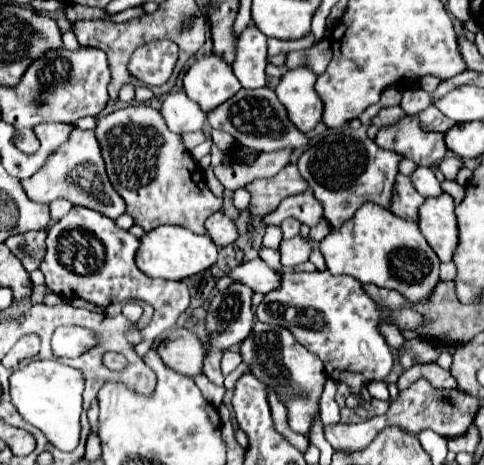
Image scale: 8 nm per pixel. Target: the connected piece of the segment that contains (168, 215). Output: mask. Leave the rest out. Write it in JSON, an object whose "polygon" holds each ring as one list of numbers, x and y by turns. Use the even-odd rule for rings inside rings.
{"polygon":[[134,105,126,109,118,109,110,115,100,115,96,121,96,139,102,149,102,159,106,163,106,173,110,177,112,187,116,193,122,195,126,201,126,213,134,217,136,225,140,225,144,231,156,229,160,225,184,225,190,231,204,235,204,221,222,209,222,197,216,197,204,179,204,171,200,169,198,161,184,149,182,137,172,133,164,125,164,117,160,117,160,111,156,111,150,105]]}

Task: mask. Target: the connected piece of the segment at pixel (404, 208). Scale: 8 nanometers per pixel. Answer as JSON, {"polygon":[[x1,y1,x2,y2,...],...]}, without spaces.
{"polygon":[[398,175,396,187,394,187,394,197,392,197,392,207,390,211,402,219,408,221,418,221,418,209,426,199,414,189,412,179,406,175]]}

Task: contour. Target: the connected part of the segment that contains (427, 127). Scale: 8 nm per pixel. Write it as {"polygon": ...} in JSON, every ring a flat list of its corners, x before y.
{"polygon":[[436,107,424,109,418,117,420,117,420,125,424,131,446,133,448,129,452,129,452,125,456,125,454,121,448,121,448,117,444,117,444,113,440,113,440,109,436,109]]}

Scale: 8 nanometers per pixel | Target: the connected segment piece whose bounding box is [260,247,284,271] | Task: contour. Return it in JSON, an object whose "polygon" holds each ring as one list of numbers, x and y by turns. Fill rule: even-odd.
{"polygon":[[264,247,264,249,260,249,260,257,262,257,272,269,276,269,276,271,284,269,284,267,280,265,280,253,278,253,278,249,268,249,268,247]]}

